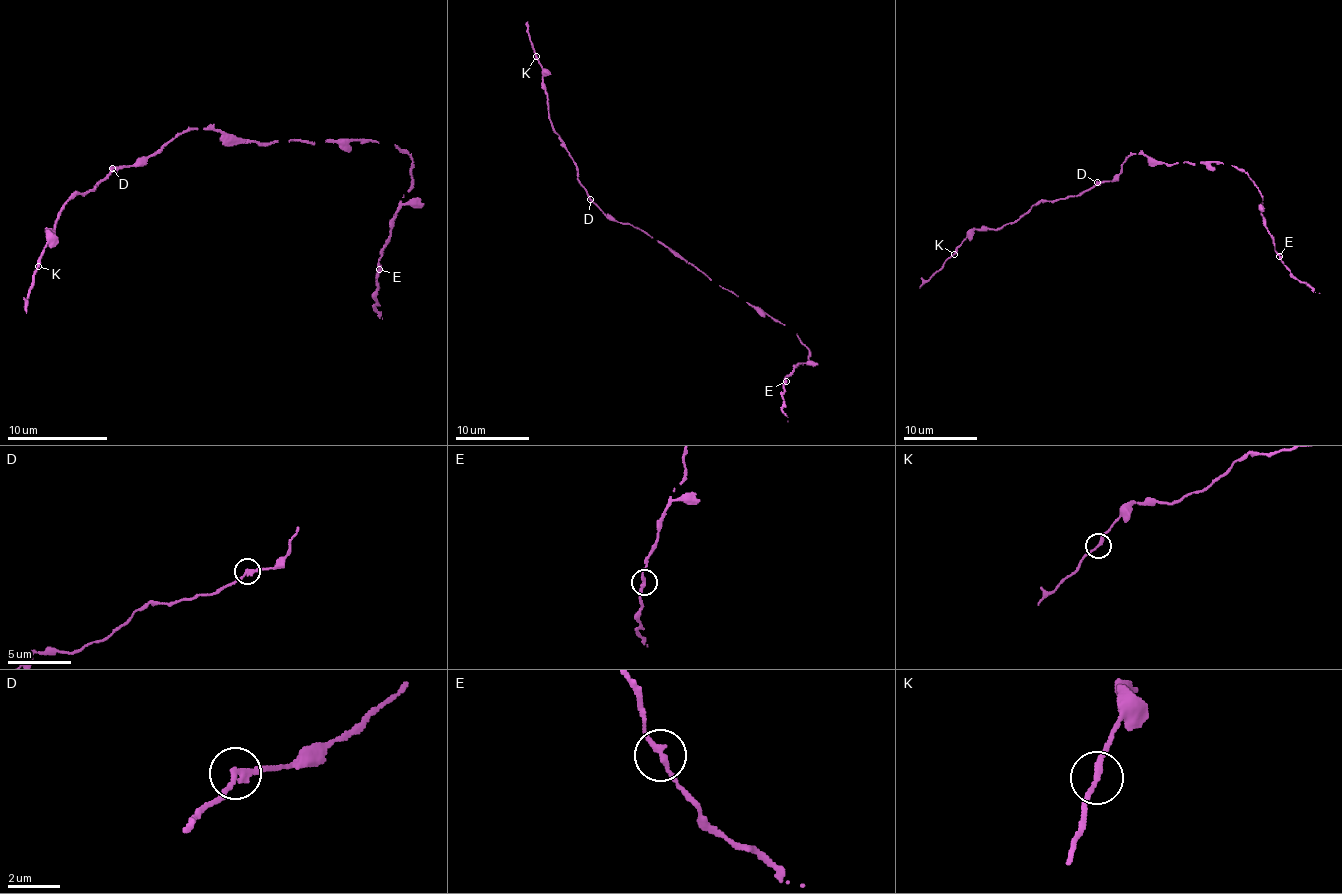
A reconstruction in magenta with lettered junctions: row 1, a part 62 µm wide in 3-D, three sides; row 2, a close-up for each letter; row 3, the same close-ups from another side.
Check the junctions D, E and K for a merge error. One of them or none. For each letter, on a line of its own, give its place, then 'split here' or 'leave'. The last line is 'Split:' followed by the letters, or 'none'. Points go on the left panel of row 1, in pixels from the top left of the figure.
D: place (112, 168); leave
E: place (379, 269); leave
K: place (38, 266); leave
Split: none

